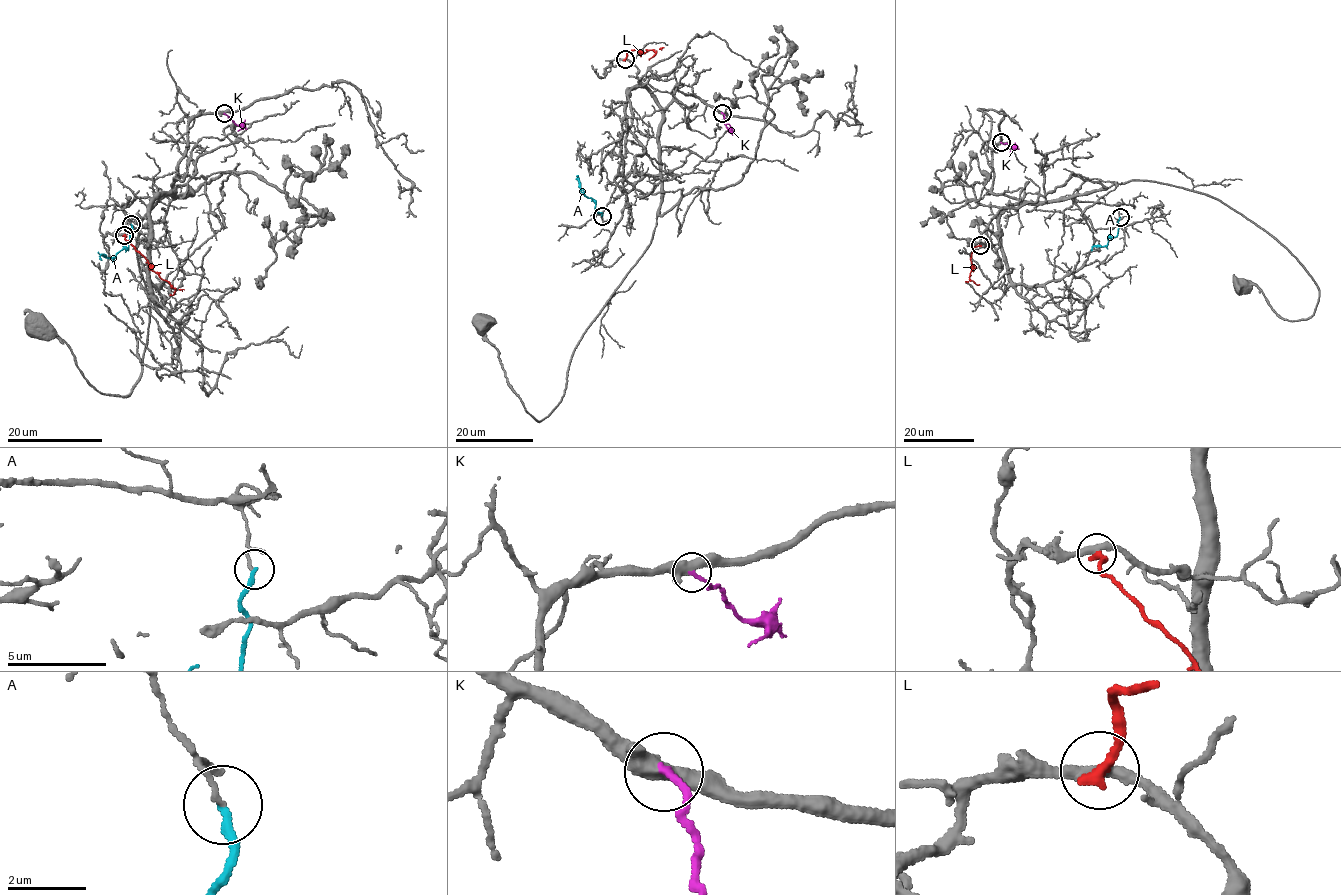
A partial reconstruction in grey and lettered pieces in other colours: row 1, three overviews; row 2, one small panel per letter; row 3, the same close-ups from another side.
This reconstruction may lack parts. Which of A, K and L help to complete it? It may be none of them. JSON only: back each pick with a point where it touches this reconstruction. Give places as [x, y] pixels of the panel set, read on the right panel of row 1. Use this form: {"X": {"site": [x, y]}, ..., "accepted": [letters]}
{"accepted": []}

